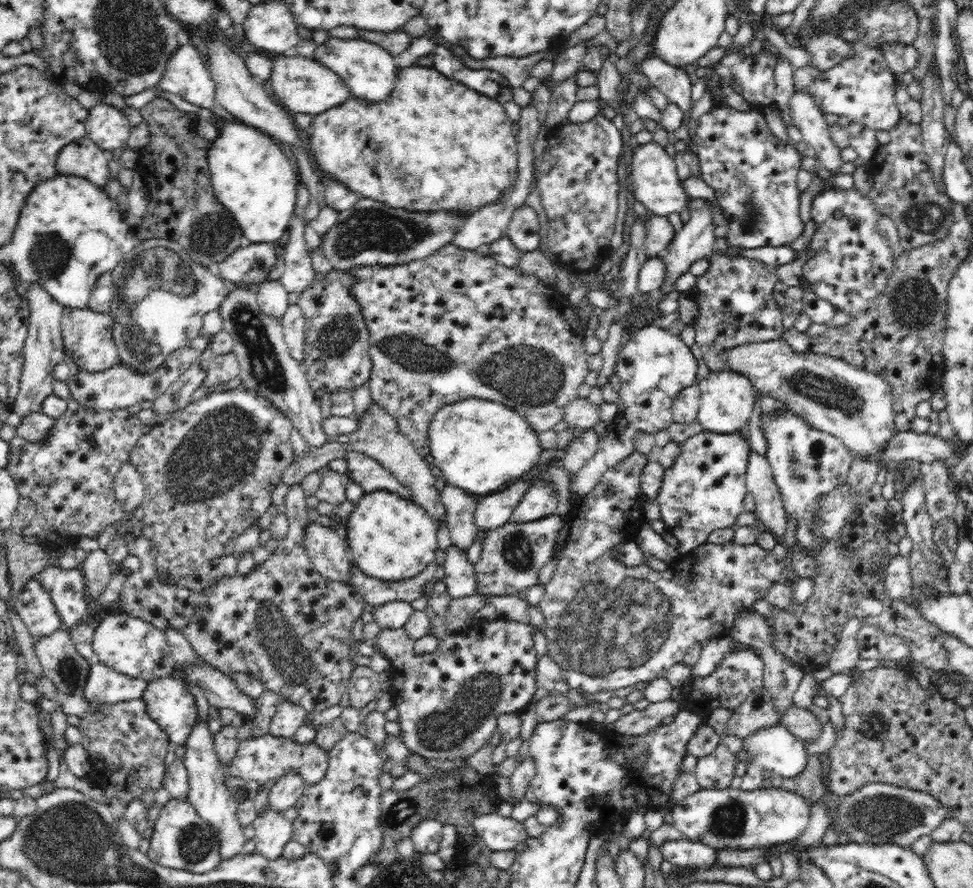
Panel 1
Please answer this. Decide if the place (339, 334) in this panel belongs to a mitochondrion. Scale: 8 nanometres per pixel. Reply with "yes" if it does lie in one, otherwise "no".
yes

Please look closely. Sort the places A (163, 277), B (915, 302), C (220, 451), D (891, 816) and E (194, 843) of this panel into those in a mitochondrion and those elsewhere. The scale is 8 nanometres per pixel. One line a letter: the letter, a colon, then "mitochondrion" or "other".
A: mitochondrion
B: mitochondrion
C: mitochondrion
D: mitochondrion
E: mitochondrion

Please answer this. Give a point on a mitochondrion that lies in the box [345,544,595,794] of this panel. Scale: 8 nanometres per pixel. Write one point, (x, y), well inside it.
(445, 729)

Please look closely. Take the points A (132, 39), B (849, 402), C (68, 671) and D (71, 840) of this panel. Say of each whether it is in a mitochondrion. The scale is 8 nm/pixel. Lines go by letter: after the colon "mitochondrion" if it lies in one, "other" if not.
A: mitochondrion
B: mitochondrion
C: mitochondrion
D: mitochondrion

